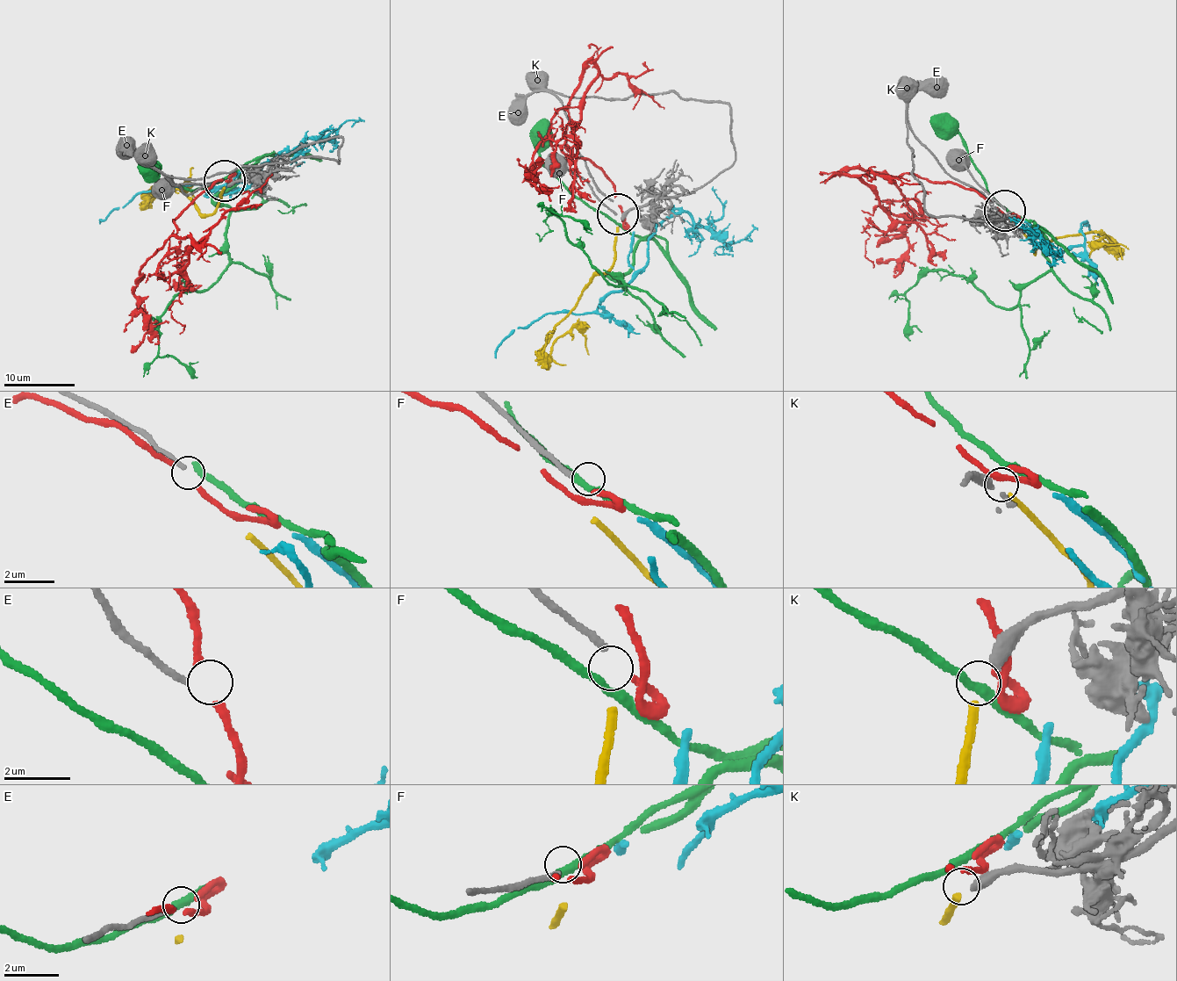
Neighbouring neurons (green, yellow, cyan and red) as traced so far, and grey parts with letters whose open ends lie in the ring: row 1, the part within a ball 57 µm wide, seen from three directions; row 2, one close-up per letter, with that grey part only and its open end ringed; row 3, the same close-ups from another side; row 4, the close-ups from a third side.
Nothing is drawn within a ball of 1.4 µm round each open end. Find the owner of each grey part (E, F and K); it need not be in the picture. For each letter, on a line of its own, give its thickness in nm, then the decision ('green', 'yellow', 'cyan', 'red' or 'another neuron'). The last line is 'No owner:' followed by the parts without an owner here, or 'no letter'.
E: 180 nm thick; another neuron
F: 190 nm thick; another neuron
K: 400 nm thick; yellow
No owner: E, F

